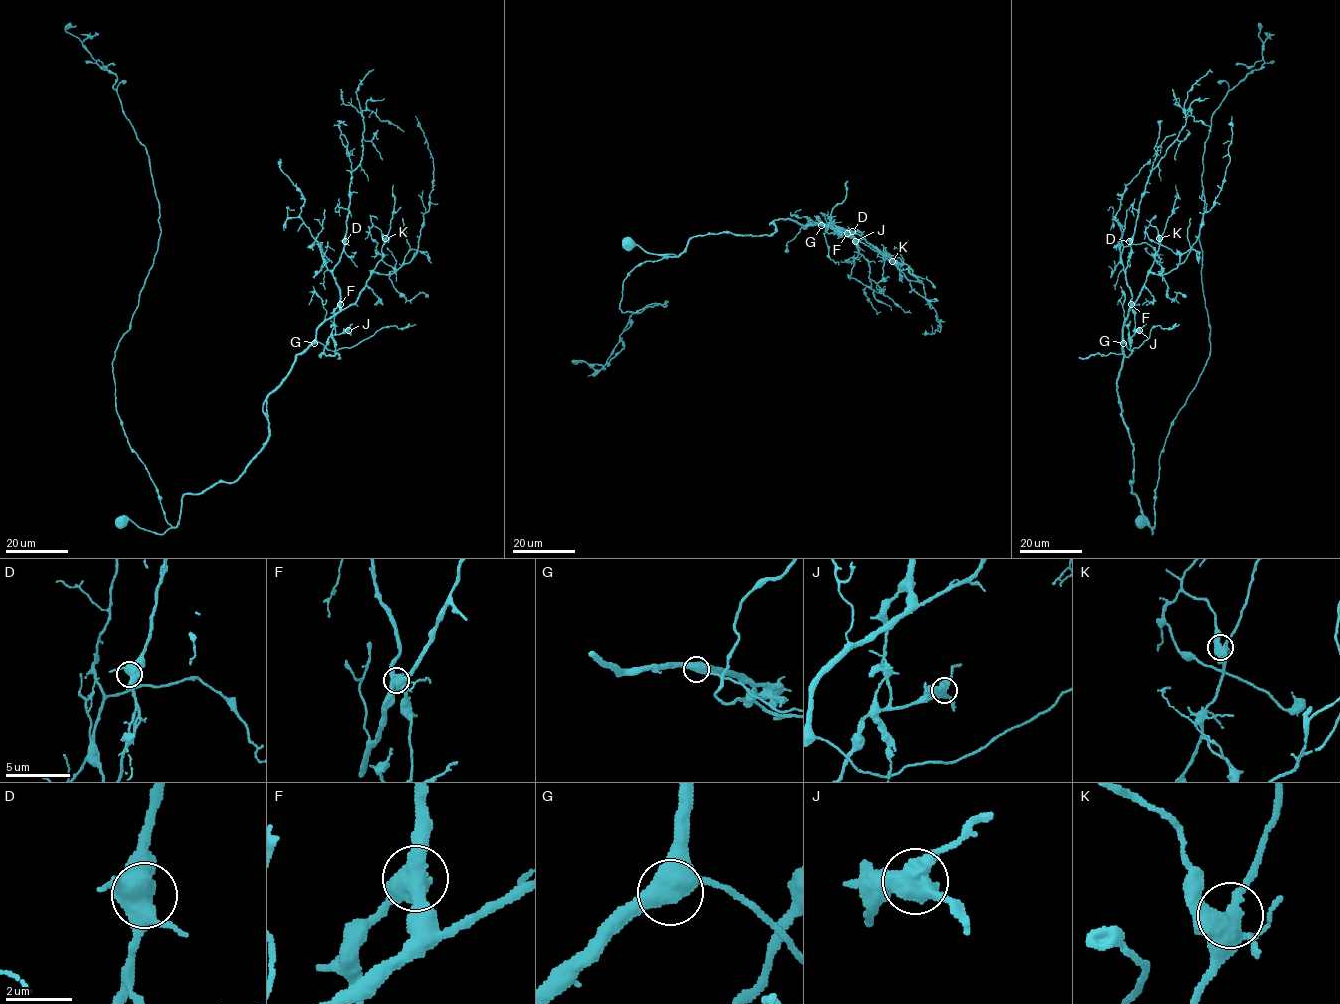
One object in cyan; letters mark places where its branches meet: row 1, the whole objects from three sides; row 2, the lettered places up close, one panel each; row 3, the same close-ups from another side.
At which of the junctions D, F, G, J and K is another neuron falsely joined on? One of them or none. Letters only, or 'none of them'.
F

